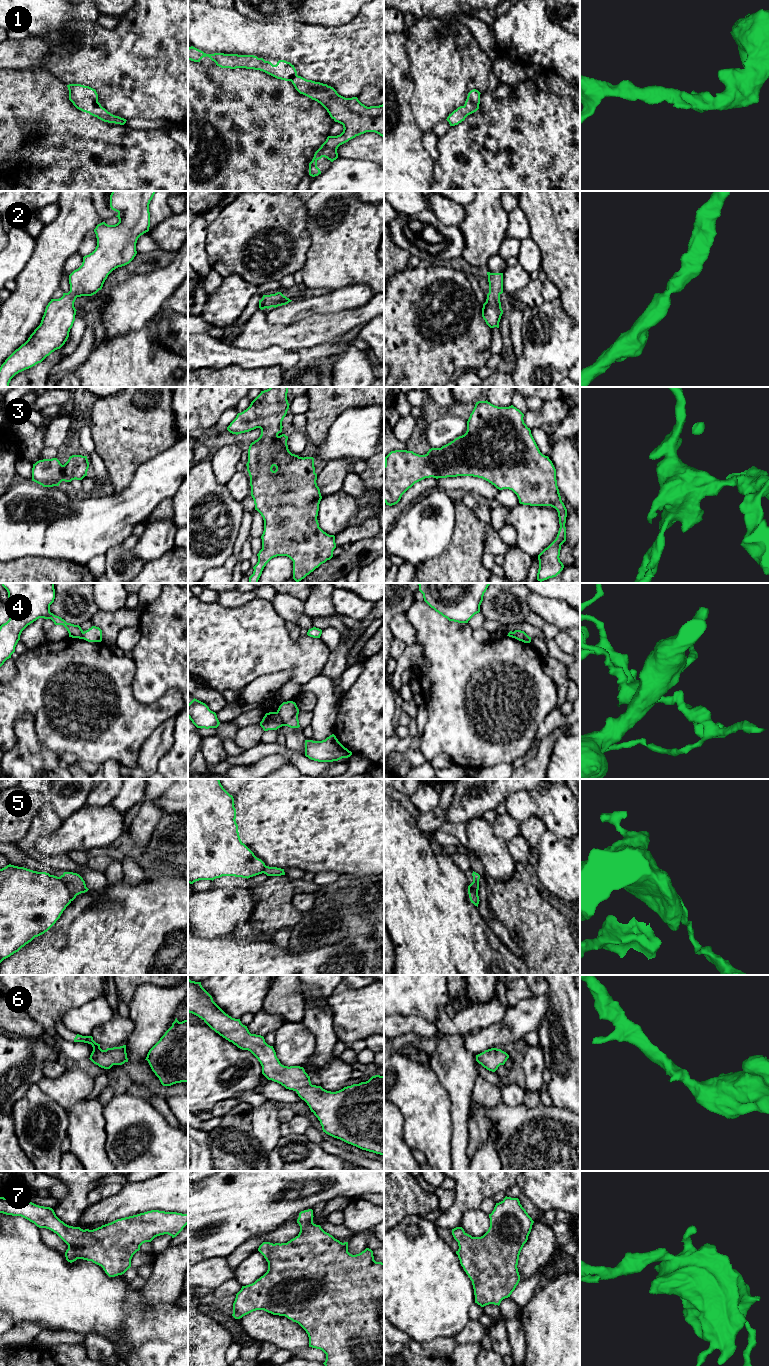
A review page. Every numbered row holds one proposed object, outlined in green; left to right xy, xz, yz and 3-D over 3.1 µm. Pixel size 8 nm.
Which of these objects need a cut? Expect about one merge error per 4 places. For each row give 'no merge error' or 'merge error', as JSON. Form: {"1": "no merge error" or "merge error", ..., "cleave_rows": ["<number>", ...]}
{"1": "no merge error", "2": "no merge error", "3": "no merge error", "4": "merge error", "5": "merge error", "6": "no merge error", "7": "no merge error", "cleave_rows": ["4", "5"]}

